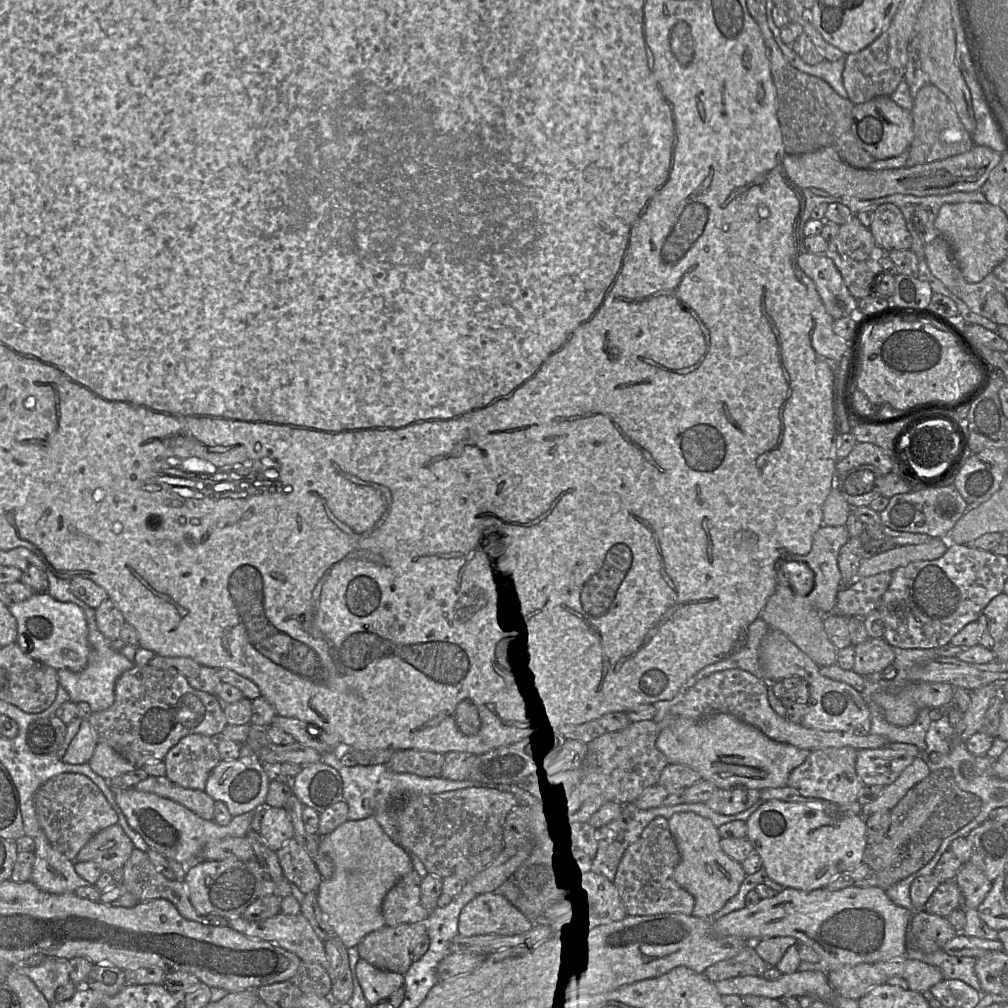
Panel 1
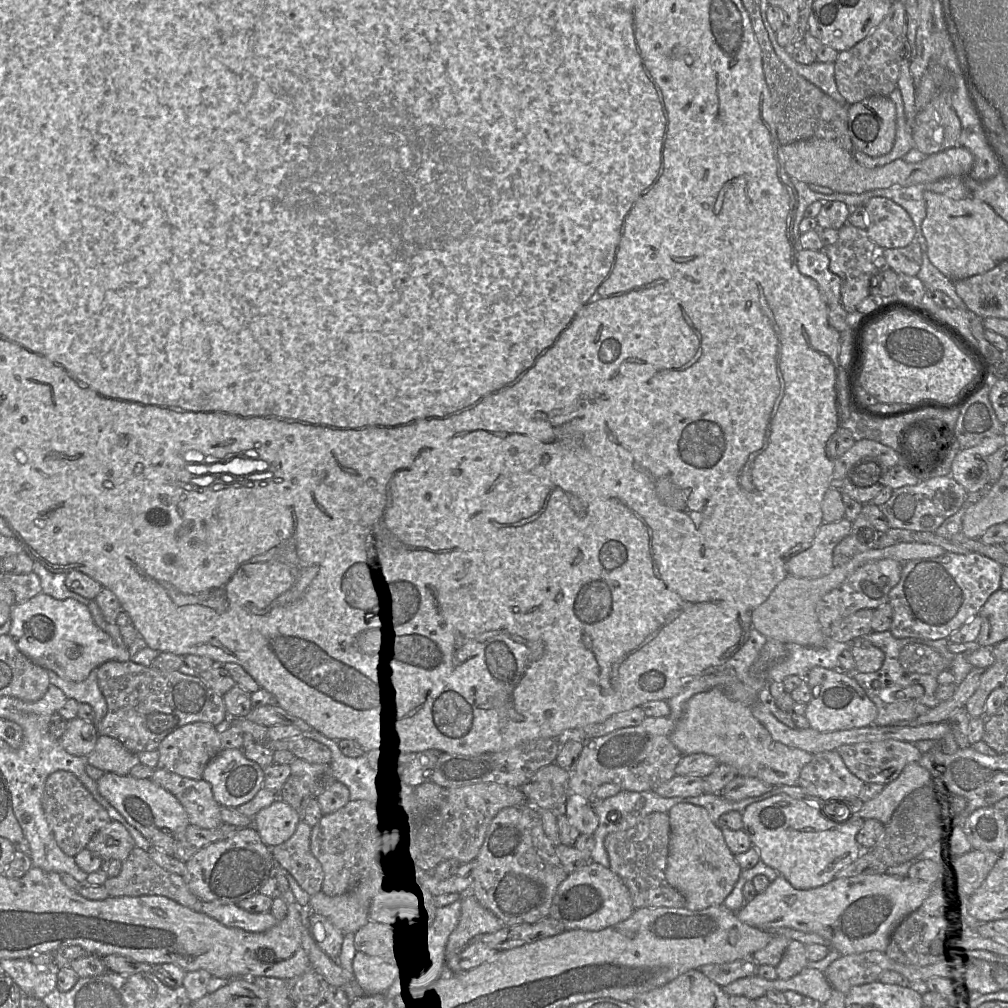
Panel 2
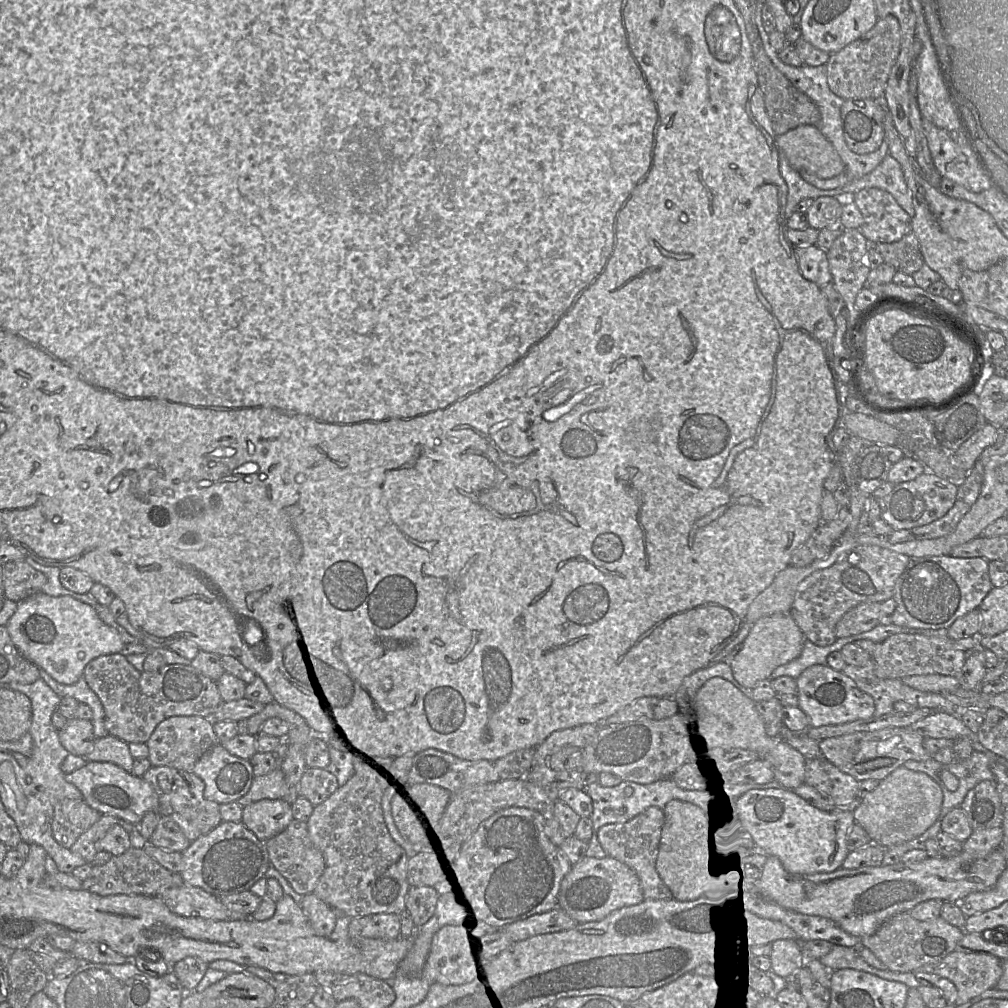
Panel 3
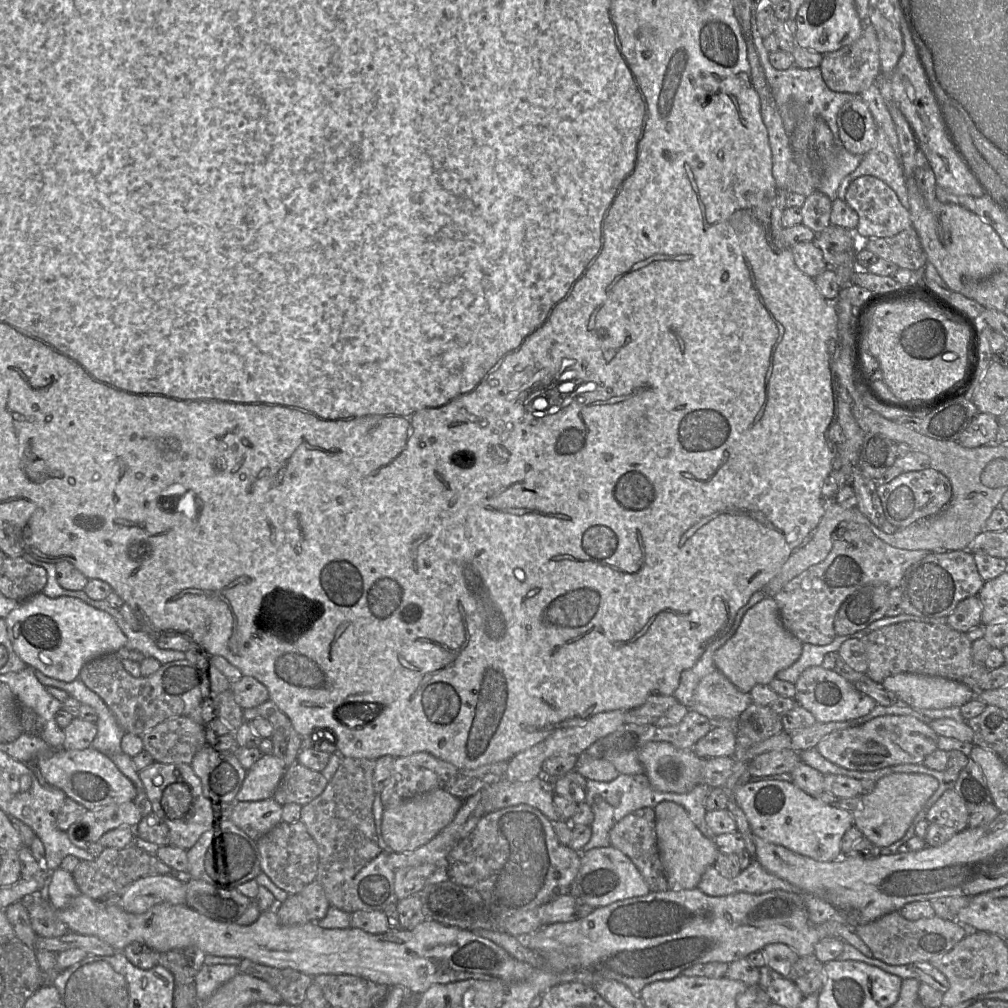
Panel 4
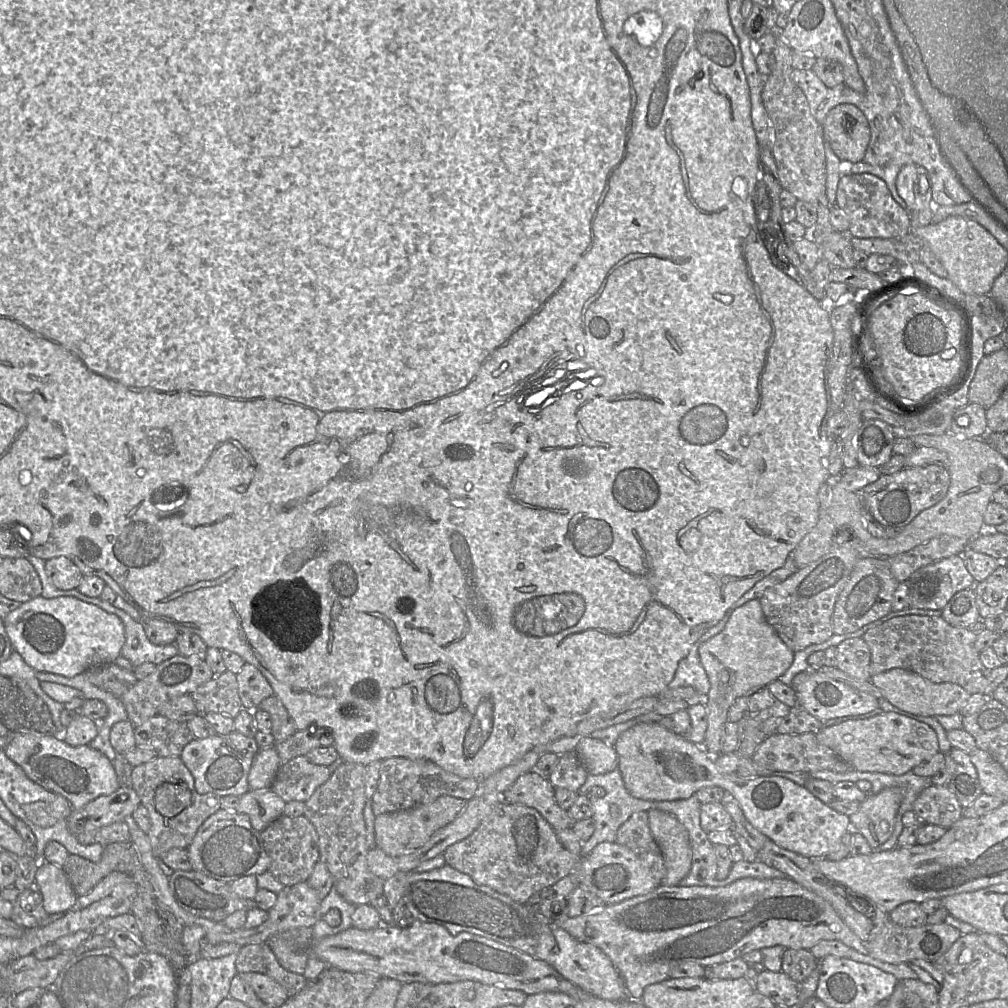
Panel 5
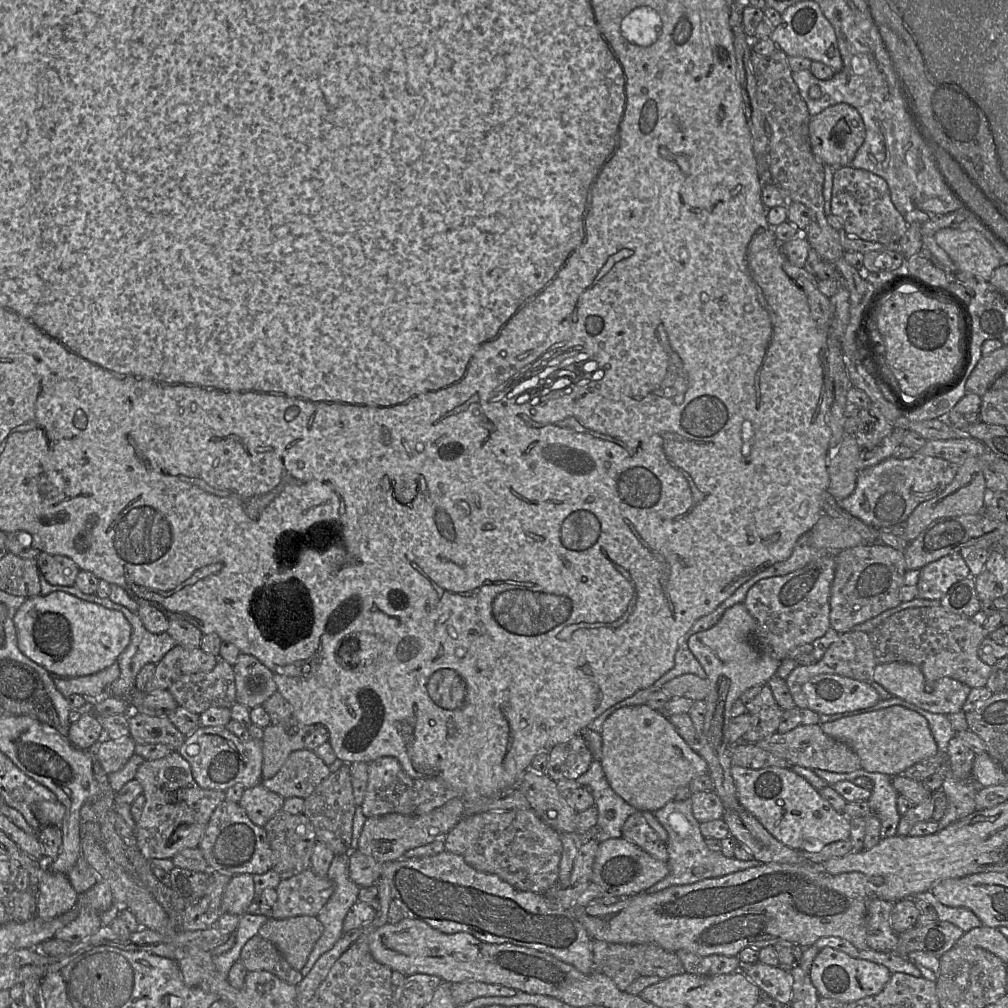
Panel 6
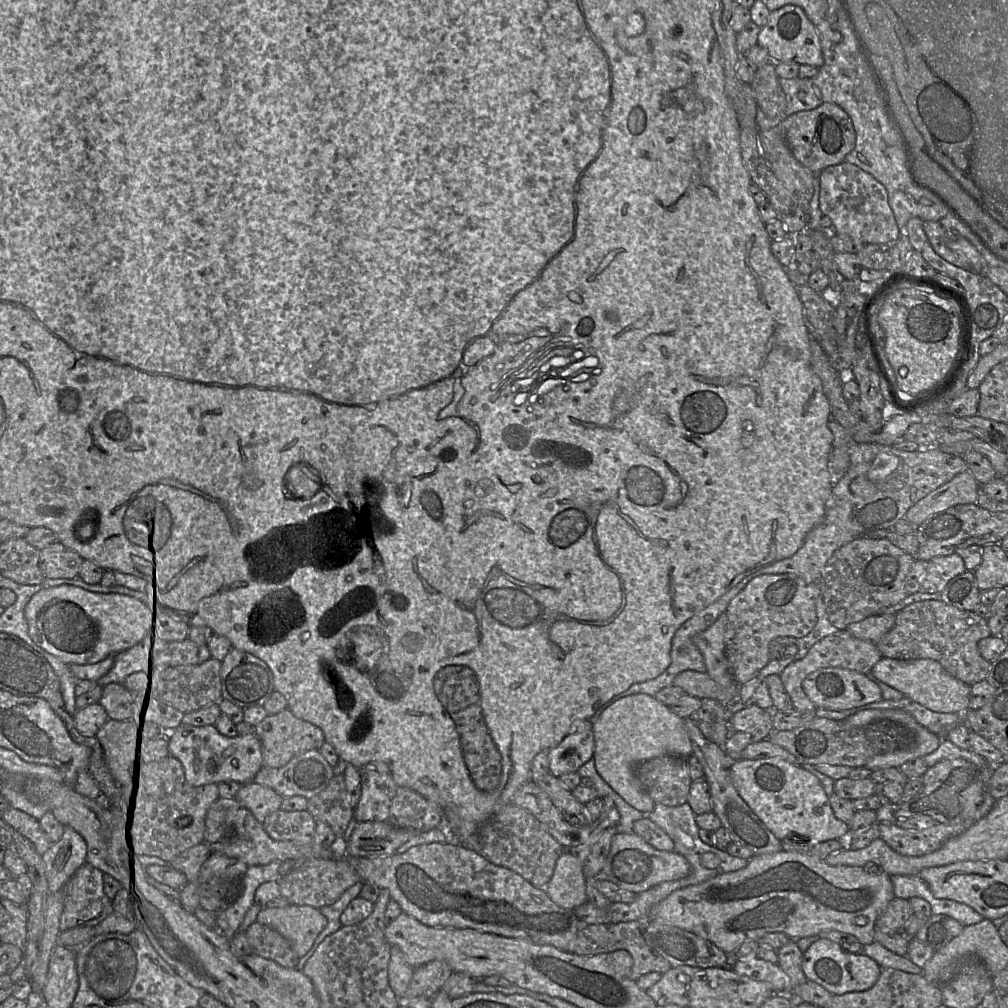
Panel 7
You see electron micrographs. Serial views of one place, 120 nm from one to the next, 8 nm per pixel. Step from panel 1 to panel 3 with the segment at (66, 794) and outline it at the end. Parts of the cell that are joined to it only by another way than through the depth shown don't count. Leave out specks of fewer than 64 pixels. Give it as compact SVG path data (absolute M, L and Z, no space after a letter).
M84 799L61 800L54 808L53 836L61 846L71 848L77 839L100 819L101 815Z

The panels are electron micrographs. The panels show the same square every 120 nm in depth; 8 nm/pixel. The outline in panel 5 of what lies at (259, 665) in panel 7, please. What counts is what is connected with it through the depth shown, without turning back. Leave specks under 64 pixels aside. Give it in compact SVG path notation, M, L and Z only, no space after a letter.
M245 662L241 671L236 674L238 694L244 709L255 711L260 703L274 695L274 691L261 671L254 665Z

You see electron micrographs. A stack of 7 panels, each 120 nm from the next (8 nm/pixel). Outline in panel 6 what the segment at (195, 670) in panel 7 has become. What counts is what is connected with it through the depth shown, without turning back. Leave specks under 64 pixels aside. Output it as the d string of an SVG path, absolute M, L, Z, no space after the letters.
M219 659L212 671L182 676L171 685L169 692L179 706L198 715L212 707L231 709L236 703L236 684L233 666L225 660Z

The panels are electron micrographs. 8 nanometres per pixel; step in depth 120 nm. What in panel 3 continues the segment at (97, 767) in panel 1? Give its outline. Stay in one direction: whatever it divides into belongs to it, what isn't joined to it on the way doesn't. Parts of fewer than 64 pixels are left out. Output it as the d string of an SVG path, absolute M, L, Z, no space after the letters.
M109 734L96 739L93 750L84 758L87 762L110 762L129 773L133 771L134 758L128 743Z

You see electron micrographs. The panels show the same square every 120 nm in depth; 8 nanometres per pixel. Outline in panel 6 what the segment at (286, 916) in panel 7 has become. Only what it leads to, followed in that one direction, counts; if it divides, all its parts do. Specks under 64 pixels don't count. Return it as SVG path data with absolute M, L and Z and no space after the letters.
M315 916L286 919L268 918L259 930L260 936L272 942L295 970L302 970L320 936L323 925Z

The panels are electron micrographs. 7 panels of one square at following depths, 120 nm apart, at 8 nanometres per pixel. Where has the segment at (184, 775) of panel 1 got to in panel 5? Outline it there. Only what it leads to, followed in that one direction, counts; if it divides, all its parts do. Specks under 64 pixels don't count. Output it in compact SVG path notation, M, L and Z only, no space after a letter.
M158 715L135 727L134 738L136 746L154 750L158 757L181 757L185 746L195 739L187 723Z

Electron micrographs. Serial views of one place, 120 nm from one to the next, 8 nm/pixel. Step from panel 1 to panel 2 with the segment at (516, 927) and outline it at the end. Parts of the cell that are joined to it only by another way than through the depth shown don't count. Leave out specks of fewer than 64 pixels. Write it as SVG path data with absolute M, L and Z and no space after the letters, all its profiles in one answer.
M470 893L462 897L461 916L446 945L446 972L463 971L458 965L458 953L475 936L496 932L506 925L484 908Z

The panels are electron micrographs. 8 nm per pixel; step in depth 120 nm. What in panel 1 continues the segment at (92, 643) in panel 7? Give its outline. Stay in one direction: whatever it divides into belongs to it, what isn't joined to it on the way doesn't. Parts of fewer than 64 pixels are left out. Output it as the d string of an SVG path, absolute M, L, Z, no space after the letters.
M42 592L33 594L25 601L12 603L8 608L16 618L16 643L24 653L56 670L79 672L86 667L91 646L87 619L80 606L72 602L61 602L48 592Z

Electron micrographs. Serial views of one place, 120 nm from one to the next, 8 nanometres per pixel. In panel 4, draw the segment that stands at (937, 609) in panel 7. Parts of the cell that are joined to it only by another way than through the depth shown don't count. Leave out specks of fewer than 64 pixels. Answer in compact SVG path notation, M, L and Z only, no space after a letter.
M899 622L872 631L860 640L868 657L867 677L877 683L895 674L915 673L955 680L979 692L988 679L989 670L972 659L972 642L967 634L947 624Z

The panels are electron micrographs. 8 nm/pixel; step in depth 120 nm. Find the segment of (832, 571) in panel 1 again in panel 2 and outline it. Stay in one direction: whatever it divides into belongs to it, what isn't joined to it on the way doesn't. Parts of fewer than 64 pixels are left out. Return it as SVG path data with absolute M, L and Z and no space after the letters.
M845 517L837 522L822 523L812 545L785 562L787 575L798 578L819 578L834 568L833 550L851 531L852 522Z

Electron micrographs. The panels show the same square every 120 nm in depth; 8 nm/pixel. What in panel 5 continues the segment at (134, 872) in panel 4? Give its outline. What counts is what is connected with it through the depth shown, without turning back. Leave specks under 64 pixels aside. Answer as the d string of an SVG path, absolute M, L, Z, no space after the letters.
M104 851L98 863L69 854L63 869L76 895L88 894L103 878L117 871L119 859Z

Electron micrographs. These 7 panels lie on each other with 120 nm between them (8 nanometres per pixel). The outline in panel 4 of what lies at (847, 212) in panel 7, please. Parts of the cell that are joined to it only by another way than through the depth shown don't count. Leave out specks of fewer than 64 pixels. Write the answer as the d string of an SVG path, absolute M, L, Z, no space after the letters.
M863 175L856 178L849 184L843 198L859 216L854 231L859 240L892 237L912 227L909 211L903 207L895 191L877 177Z

